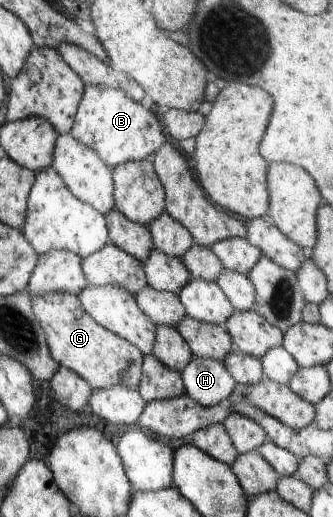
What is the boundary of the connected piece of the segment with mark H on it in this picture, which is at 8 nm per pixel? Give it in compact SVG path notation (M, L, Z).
M193 356L181 373L186 394L204 407L229 398L237 384L224 363L208 358Z

